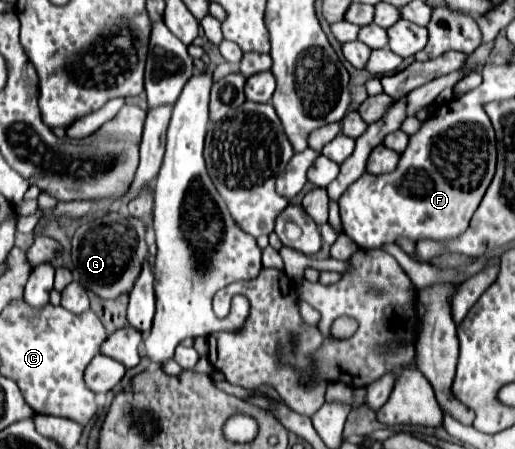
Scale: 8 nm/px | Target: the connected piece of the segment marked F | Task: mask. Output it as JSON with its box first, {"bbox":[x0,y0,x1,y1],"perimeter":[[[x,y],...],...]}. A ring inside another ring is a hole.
{"bbox":[339,96,495,248],"perimeter":[[[463,96],[449,102],[443,102],[433,116],[421,122],[421,128],[409,136],[409,144],[399,158],[399,164],[393,172],[387,174],[363,174],[357,182],[347,188],[347,194],[339,198],[339,212],[343,232],[357,242],[361,248],[381,248],[383,244],[397,242],[399,236],[411,238],[415,242],[423,238],[447,240],[457,238],[469,226],[473,212],[477,210],[485,194],[485,174],[489,160],[489,144],[493,142],[493,174],[495,174],[495,132],[489,116],[483,112],[485,98]]]}

